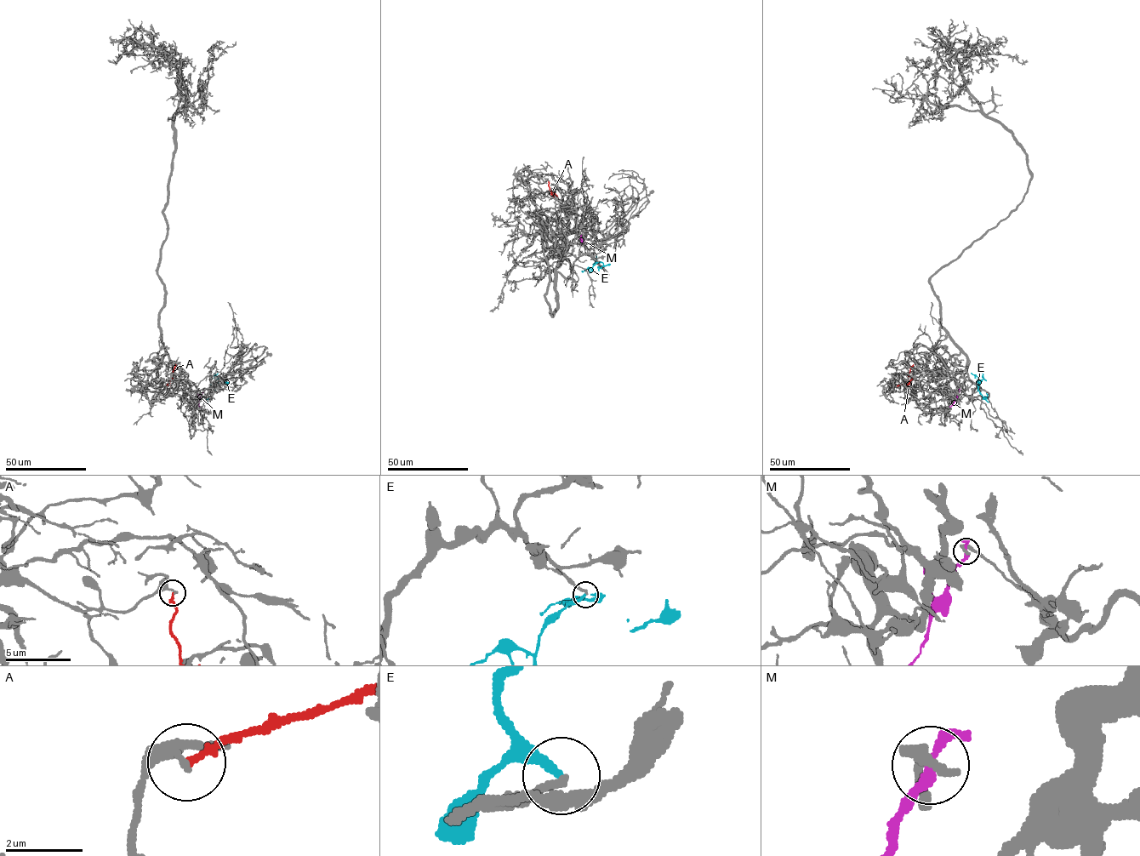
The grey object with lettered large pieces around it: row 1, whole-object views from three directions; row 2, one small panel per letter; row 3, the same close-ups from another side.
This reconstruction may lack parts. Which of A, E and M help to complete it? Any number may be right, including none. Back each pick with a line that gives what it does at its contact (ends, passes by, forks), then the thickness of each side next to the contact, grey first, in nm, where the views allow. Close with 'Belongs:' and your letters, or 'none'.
E: it ends; calibres 200 and 220 nm
Belongs: E

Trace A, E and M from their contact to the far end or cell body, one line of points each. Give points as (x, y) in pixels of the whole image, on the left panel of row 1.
A: (167, 386), (175, 364)
E: (216, 391), (213, 387), (221, 379), (215, 375), (218, 373)
M: (203, 390), (200, 406)

